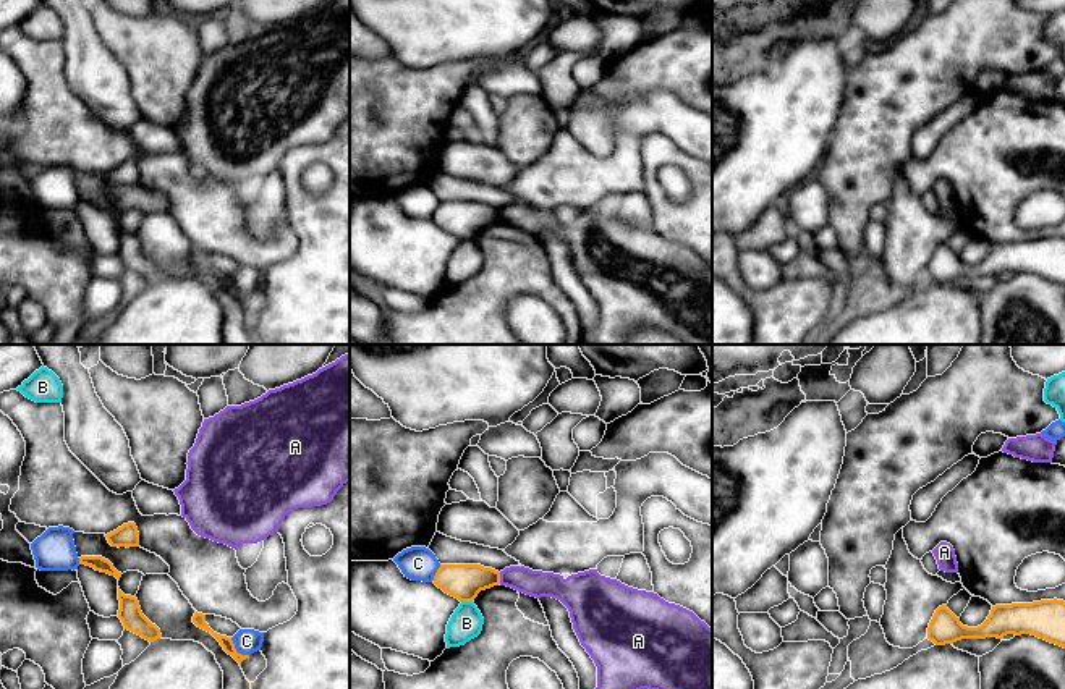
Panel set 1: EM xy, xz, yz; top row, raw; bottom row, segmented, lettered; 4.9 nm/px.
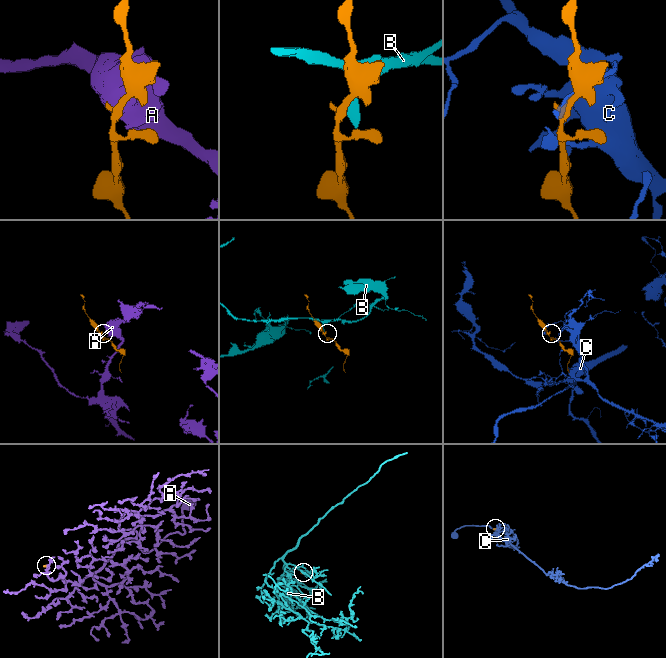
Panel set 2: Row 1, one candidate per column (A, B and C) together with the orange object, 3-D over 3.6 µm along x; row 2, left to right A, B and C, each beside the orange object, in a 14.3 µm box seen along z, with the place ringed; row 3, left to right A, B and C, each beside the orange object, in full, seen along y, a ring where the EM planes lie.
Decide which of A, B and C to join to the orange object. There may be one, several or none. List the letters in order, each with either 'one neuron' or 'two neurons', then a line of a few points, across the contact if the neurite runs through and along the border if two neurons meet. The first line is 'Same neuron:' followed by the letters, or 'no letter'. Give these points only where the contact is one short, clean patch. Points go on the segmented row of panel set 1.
Same neuron: no letter
A: two neurons | xz (499, 573), (500, 583)
B: two neurons | xz (462, 600), (471, 602)
C: two neurons

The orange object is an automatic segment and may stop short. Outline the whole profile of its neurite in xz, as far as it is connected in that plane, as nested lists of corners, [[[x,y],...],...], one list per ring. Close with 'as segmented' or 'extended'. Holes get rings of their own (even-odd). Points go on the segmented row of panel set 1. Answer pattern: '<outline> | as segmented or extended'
[[[440,564],[434,584],[460,602],[473,602],[481,590],[500,584],[500,573],[481,564]]] | as segmented

